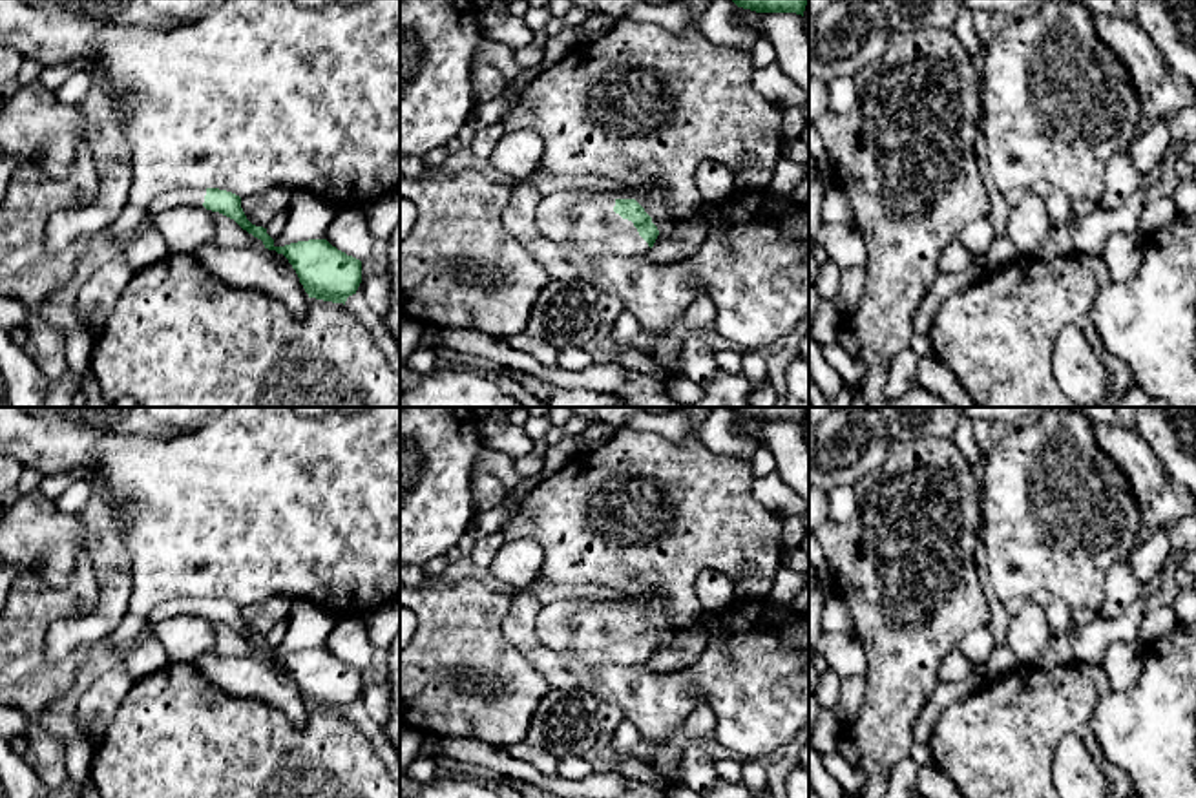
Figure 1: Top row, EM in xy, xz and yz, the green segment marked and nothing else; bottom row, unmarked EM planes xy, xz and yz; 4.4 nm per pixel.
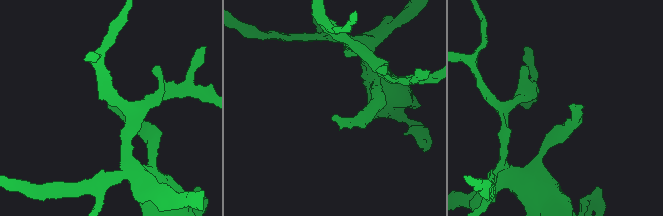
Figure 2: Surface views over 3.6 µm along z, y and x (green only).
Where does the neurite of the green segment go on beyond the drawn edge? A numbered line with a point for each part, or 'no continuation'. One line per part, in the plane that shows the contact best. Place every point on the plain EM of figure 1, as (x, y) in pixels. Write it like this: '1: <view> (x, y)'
1: xz (598, 638)

